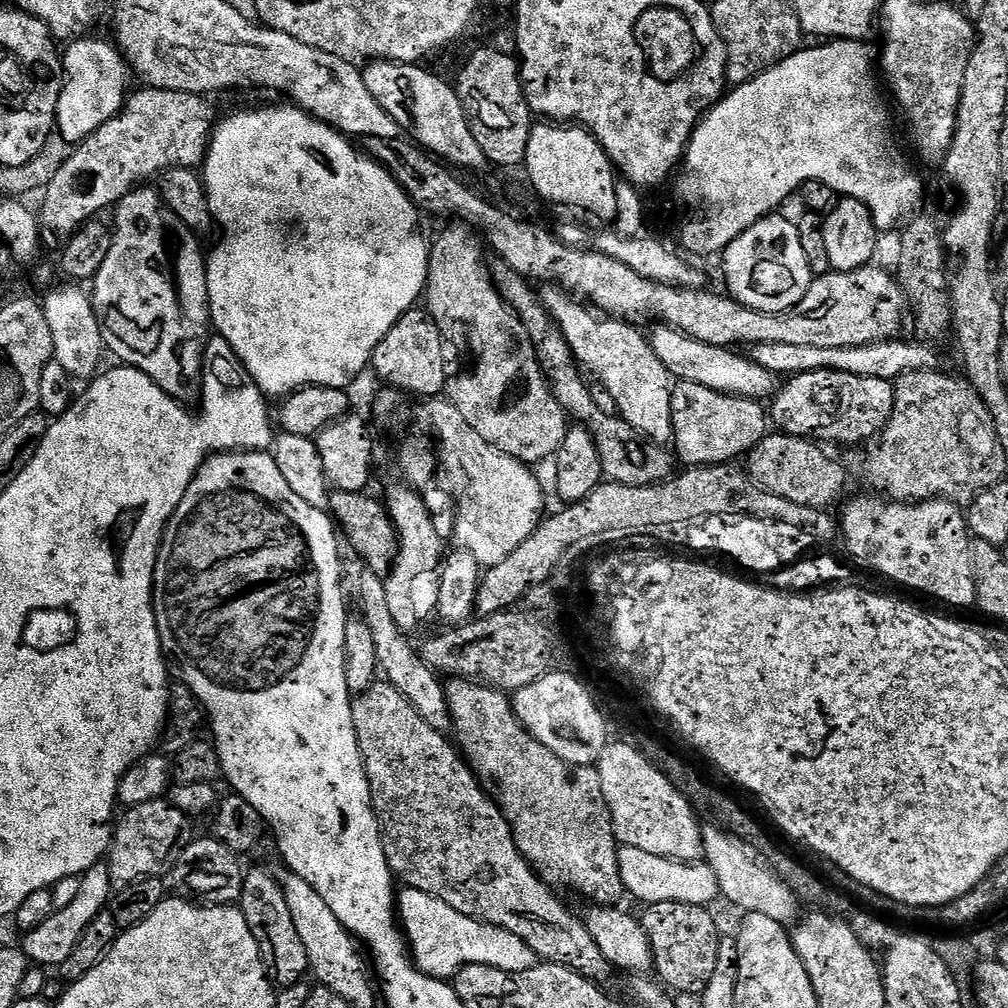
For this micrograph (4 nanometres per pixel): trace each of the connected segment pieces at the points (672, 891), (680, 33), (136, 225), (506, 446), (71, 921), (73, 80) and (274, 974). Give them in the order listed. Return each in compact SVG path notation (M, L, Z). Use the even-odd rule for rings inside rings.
M621 847L618 866L625 893L641 900L641 905L644 906L658 902L686 902L712 906L720 896L718 878L714 878L714 870L710 870L710 866L703 862L683 864L681 860L667 860L658 858L658 854L646 854L646 850Z
M648 4L648 8L632 20L632 44L636 44L636 52L640 52L640 60L644 60L644 72L648 72L656 84L680 84L680 80L688 80L692 68L700 64L700 52L704 52L692 16L688 16L684 8L676 8L676 4Z
M141 186L135 192L130 193L126 198L122 198L120 203L114 209L116 215L115 232L112 237L110 252L106 255L106 260L102 268L97 272L94 280L90 284L90 295L92 305L96 307L96 317L100 323L100 329L104 335L104 346L109 353L117 356L121 365L137 368L142 374L146 374L150 379L162 389L166 395L173 396L175 400L180 401L185 406L192 406L201 399L202 396L202 373L206 368L206 349L210 339L210 317L208 314L208 269L206 267L205 253L200 253L200 244L197 233L178 218L170 210L170 206L164 201L163 195L156 192L152 186Z
M452 222L449 225L437 240L431 241L426 289L426 310L440 327L440 333L451 338L451 347L452 344L456 347L464 363L448 377L447 399L451 400L455 408L462 410L462 418L466 418L466 422L470 422L470 426L474 426L474 430L478 430L478 434L490 442L490 446L502 450L502 454L510 454L510 458L529 466L537 466L543 460L551 461L567 436L570 417L554 398L526 326L496 289L489 261L484 261L486 244L480 233L463 222Z
M101 862L94 865L90 870L86 870L79 879L81 886L70 906L56 909L50 914L50 918L46 918L46 922L42 922L42 926L23 933L22 951L33 965L44 970L59 969L60 964L66 962L66 958L70 958L74 946L78 946L82 934L86 934L86 926L90 926L90 922L94 922L94 918L98 918L98 914L109 907L114 889L107 863Z
M92 39L73 40L63 49L62 59L66 79L64 80L64 89L58 98L57 125L89 124L87 126L89 129L101 128L107 120L117 116L129 95L130 69L123 52L111 39Z
M256 868L248 877L243 877L238 907L246 918L246 926L250 926L250 934L254 934L254 942L258 942L260 961L264 963L264 970L273 985L277 989L289 988L305 979L310 972L306 946L302 946L294 918L290 918L290 906L286 906L286 898L275 875Z

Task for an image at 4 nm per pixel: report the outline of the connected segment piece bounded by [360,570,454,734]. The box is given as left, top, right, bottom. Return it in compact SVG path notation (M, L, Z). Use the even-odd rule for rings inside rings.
M367 570L361 573L360 600L364 603L362 619L370 626L370 634L374 634L374 650L378 654L383 679L393 684L412 703L414 710L418 710L418 714L422 714L422 718L426 718L426 722L434 726L434 730L445 734L451 733L454 727L445 681L423 660L420 648L408 641L411 640L409 633L403 632L398 622L394 622L390 605L386 602L386 586L382 577L376 572Z

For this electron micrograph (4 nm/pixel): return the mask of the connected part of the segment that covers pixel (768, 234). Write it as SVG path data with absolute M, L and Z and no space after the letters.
M769 214L746 230L722 253L727 291L740 304L759 312L788 312L806 294L814 279L800 232L781 214Z

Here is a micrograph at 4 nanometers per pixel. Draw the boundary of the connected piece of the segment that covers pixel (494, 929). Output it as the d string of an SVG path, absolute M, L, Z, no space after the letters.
M405 887L398 896L398 923L408 942L412 963L436 980L451 981L466 966L494 966L494 970L521 972L538 963L538 957L518 934L502 930L502 926L487 924L458 914L454 906L446 906L442 898L434 898L422 890Z

